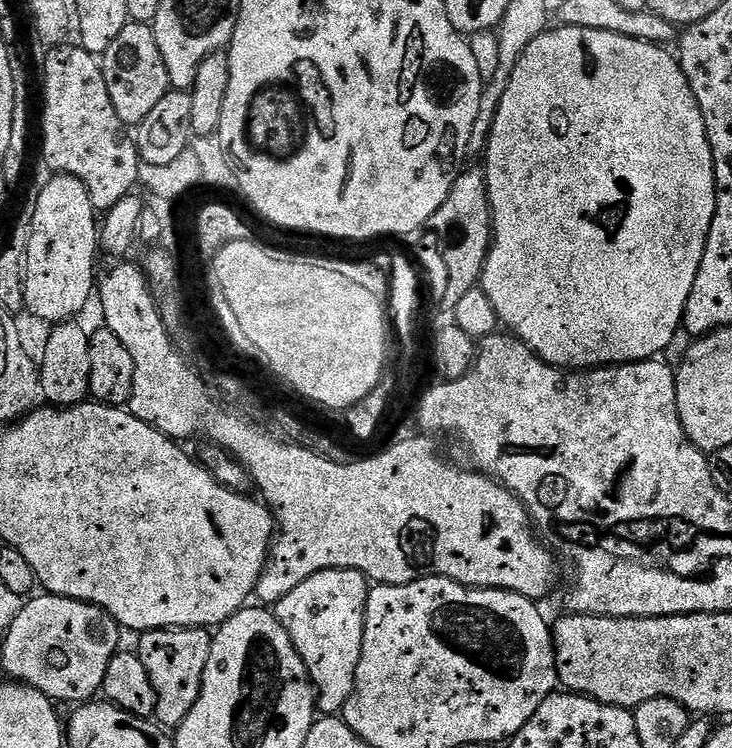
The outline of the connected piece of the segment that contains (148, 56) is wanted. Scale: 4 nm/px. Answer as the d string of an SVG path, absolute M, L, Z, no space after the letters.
M129 22L110 42L110 50L102 54L102 67L106 78L106 90L110 90L110 102L114 102L114 111L118 114L121 125L135 126L166 98L170 90L166 62L162 62L162 54L158 50L158 42L154 42L151 24Z

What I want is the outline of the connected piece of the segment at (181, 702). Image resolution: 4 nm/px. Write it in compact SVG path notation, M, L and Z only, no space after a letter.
M157 628L139 637L138 655L156 695L155 719L165 729L175 730L194 708L202 690L206 662L210 658L213 633L206 628Z

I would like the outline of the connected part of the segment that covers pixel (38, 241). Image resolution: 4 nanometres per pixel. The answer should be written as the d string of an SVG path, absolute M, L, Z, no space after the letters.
M59 174L51 177L53 180L41 190L36 196L36 209L32 212L32 224L28 228L28 251L24 261L24 307L27 315L37 316L40 320L49 320L49 325L55 326L61 322L71 321L88 304L88 299L93 299L94 285L98 280L96 268L96 256L98 257L98 213L96 207L90 202L90 194L86 186L78 178L73 176L61 176Z

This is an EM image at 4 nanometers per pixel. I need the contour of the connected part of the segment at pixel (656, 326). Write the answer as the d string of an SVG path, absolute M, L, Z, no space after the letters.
M556 26L526 46L526 54L511 65L508 85L500 96L500 105L492 120L492 133L488 136L488 153L482 163L488 181L494 235L479 283L493 303L499 323L504 328L508 327L505 329L527 344L540 359L558 368L591 370L637 364L640 360L664 354L660 352L666 351L676 331L681 331L684 307L690 298L694 278L698 278L716 209L716 171L712 165L712 151L702 110L680 68L679 59L668 51L667 47L626 38L622 34Z

